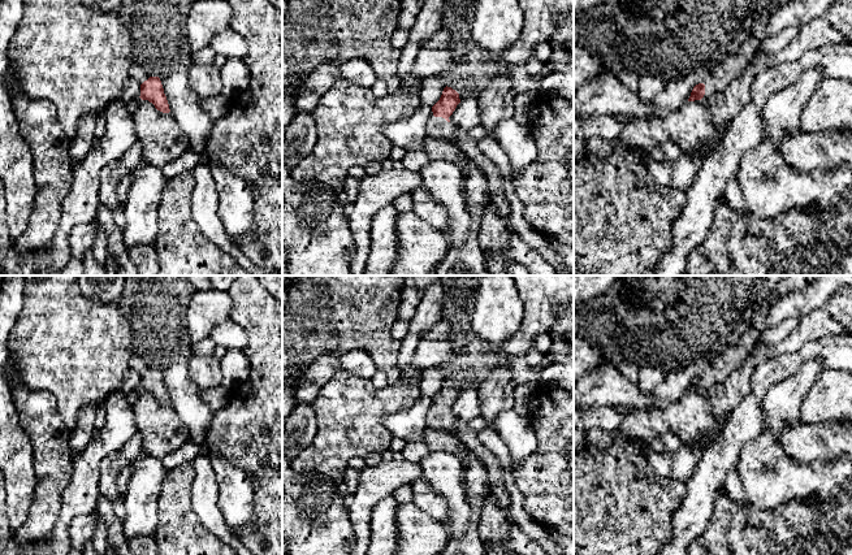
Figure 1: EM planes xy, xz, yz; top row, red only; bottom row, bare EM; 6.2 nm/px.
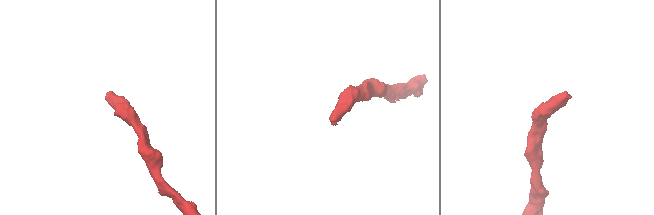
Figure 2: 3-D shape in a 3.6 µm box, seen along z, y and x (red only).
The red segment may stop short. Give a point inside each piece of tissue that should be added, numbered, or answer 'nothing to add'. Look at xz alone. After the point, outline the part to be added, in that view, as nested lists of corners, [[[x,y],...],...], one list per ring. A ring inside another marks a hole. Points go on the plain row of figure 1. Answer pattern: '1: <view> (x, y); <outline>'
1: xz (440, 419); [[[434,408],[433,413],[427,419],[427,426],[433,429],[449,430],[455,421],[457,419],[451,412],[447,413],[442,408]]]

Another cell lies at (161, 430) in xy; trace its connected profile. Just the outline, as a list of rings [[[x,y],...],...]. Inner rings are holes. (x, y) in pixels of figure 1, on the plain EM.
[[[140,391],[135,404],[133,406],[133,412],[137,430],[142,437],[144,454],[163,459],[166,454],[180,448],[190,441],[189,430],[176,411],[169,404],[157,402],[148,391]]]

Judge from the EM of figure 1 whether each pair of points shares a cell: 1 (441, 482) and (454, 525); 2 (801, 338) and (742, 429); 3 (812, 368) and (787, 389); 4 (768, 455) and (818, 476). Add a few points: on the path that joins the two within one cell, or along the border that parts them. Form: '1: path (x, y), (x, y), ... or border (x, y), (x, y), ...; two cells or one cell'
1: path (452, 493), (454, 495), (454, 515); one cell
2: border (820, 338), (807, 341), (794, 352), (762, 360); two cells
3: path (805, 374), (794, 386); one cell
4: path (781, 467), (790, 476), (805, 476); one cell

